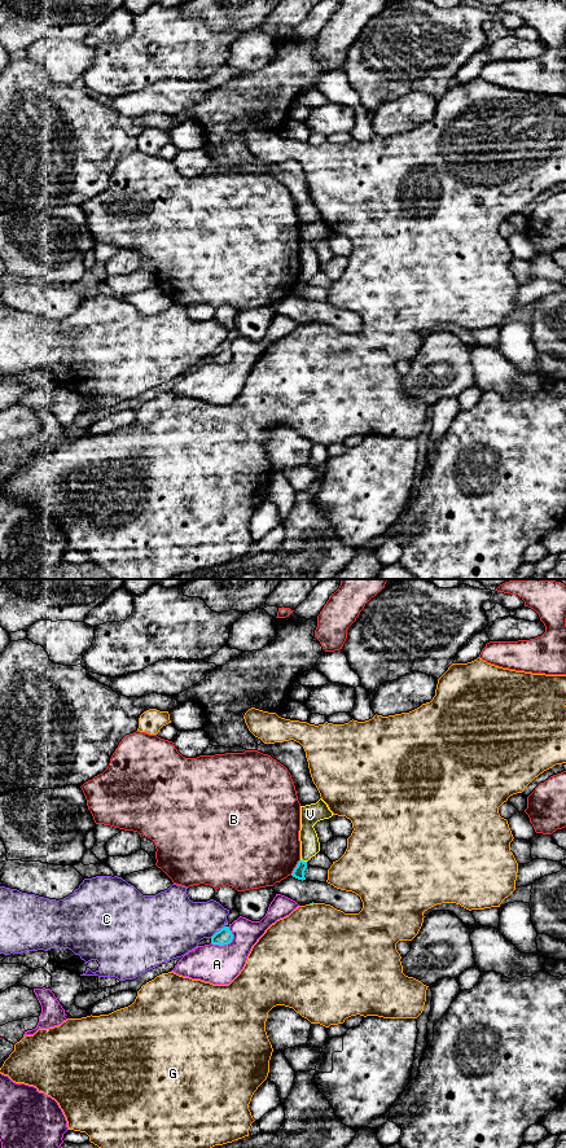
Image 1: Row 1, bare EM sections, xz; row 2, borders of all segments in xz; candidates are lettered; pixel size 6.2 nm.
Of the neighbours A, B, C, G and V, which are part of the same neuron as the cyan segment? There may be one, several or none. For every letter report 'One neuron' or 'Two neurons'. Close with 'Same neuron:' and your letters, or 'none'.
A: Two neurons
B: Two neurons
C: Two neurons
G: Two neurons
V: Two neurons
Same neuron: none

